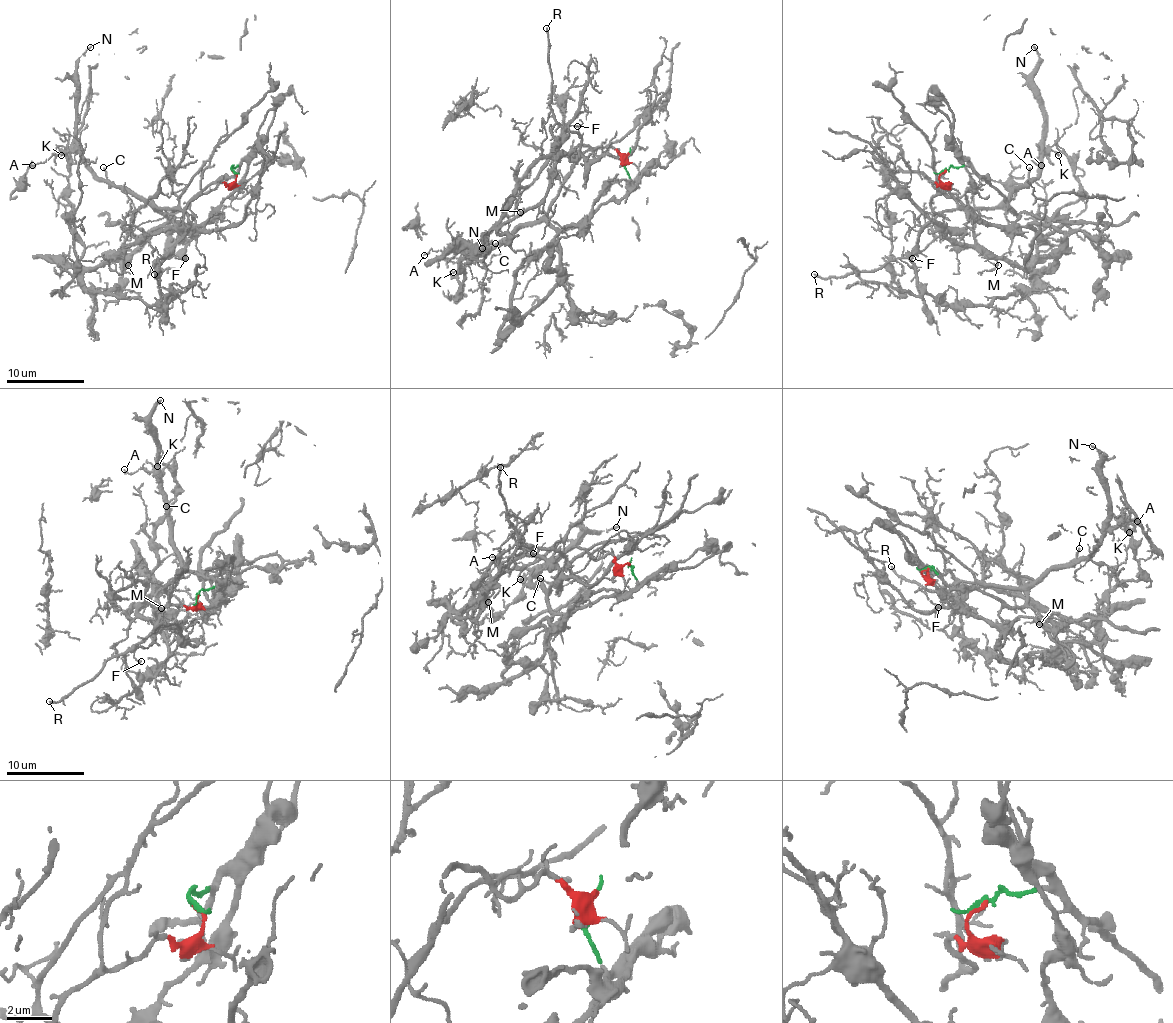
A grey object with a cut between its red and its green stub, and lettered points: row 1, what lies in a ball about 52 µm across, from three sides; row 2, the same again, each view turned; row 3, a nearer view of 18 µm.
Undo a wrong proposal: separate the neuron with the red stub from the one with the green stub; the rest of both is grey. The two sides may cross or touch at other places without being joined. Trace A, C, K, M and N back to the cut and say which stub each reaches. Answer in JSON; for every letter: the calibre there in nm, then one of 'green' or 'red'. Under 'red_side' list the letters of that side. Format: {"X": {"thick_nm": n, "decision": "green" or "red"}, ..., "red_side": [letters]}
{"A": {"thick_nm": 120, "decision": "green"}, "C": {"thick_nm": 140, "decision": "green"}, "K": {"thick_nm": 150, "decision": "green"}, "M": {"thick_nm": 120, "decision": "red"}, "N": {"thick_nm": 150, "decision": "green"}, "red_side": ["M"]}

